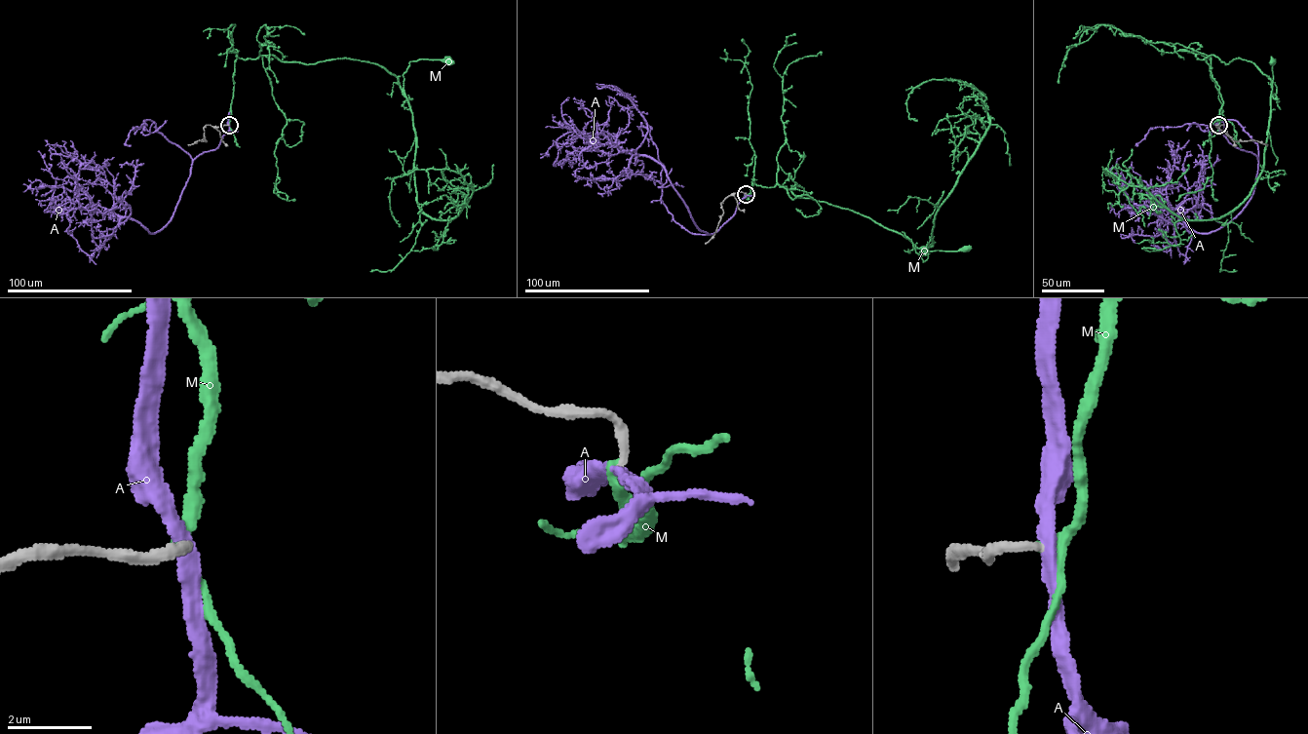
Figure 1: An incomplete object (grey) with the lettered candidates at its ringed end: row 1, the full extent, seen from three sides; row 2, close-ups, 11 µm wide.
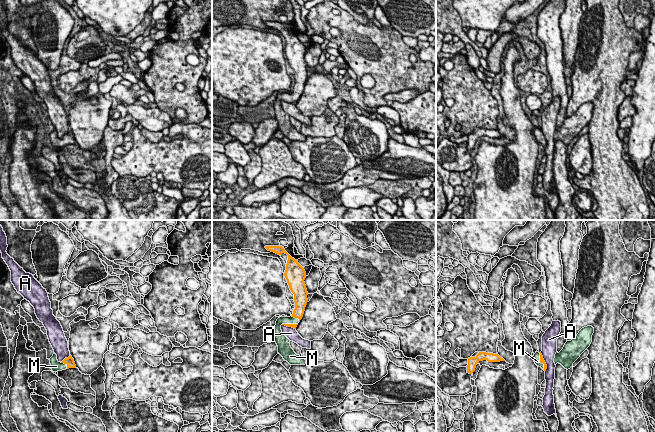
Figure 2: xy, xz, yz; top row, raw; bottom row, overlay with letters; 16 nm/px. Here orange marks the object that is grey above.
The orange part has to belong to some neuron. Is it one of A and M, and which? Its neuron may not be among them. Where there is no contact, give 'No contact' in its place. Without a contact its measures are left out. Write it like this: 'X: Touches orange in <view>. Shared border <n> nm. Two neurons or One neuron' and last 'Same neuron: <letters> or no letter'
A: Touches orange in xy. Shared border 200 nm. Two neurons
M: Touches orange in xy. Shared border 160 nm. One neuron
Same neuron: M

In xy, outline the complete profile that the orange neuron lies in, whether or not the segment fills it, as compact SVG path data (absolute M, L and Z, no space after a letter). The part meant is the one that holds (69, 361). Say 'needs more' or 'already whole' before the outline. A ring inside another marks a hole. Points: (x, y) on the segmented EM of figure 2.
needs more; M54 353L49 360L50 360L51 369L53 372L76 367L74 359L72 358L71 355L68 358L65 358L62 362L59 362L57 360L57 355Z

